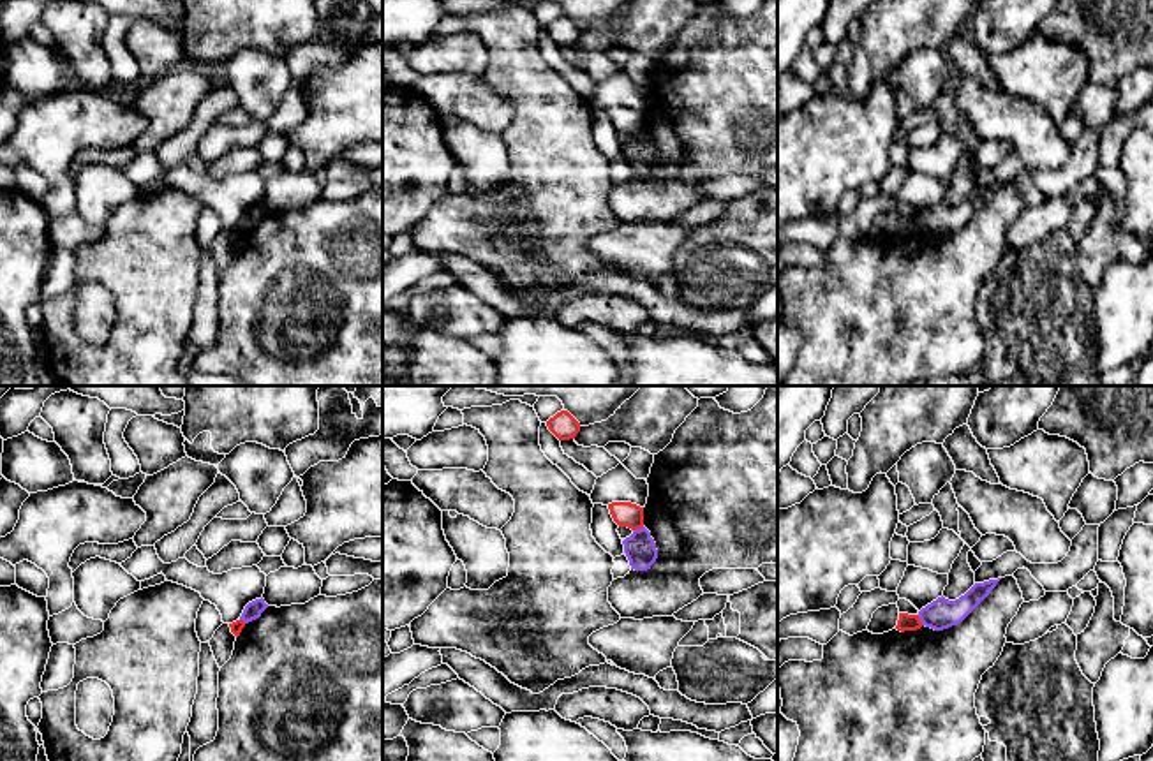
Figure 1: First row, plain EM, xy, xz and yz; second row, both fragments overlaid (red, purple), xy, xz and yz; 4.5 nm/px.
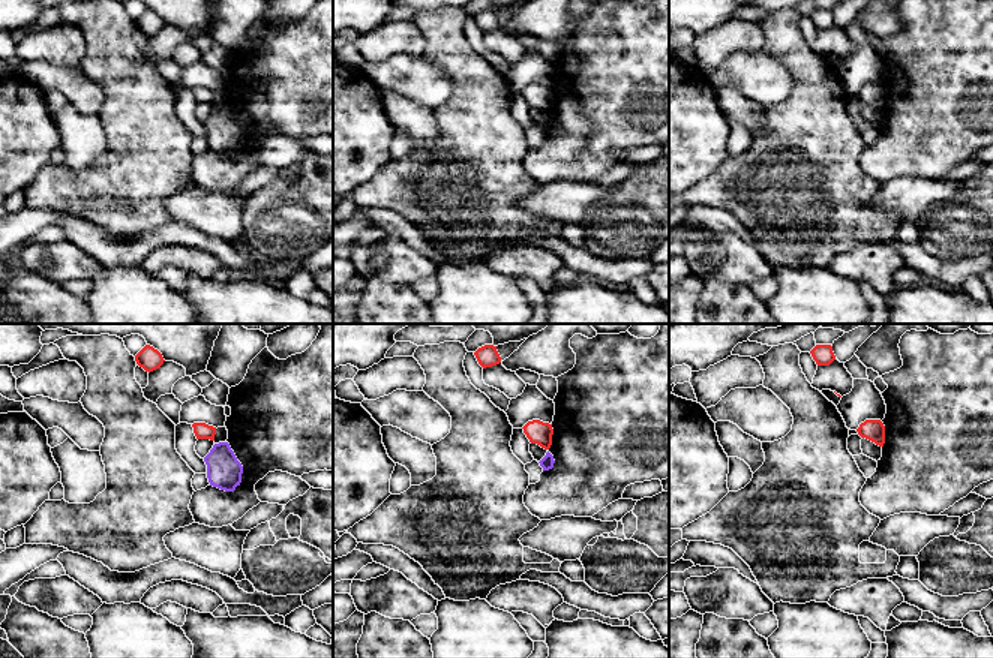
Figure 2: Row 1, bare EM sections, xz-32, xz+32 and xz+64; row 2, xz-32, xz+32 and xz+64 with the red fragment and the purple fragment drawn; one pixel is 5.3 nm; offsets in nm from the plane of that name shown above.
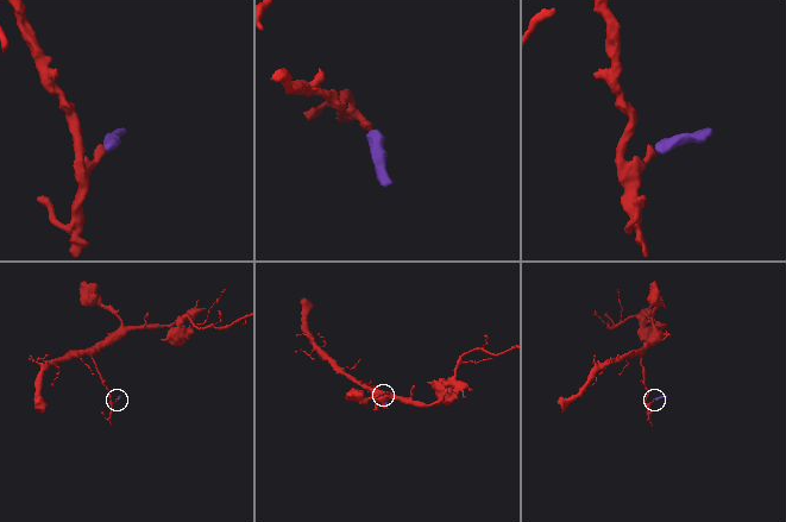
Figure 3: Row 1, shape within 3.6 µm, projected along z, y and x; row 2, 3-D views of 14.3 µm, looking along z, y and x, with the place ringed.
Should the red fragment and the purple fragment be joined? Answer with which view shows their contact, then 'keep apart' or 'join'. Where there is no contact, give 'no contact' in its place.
xz | keep apart

